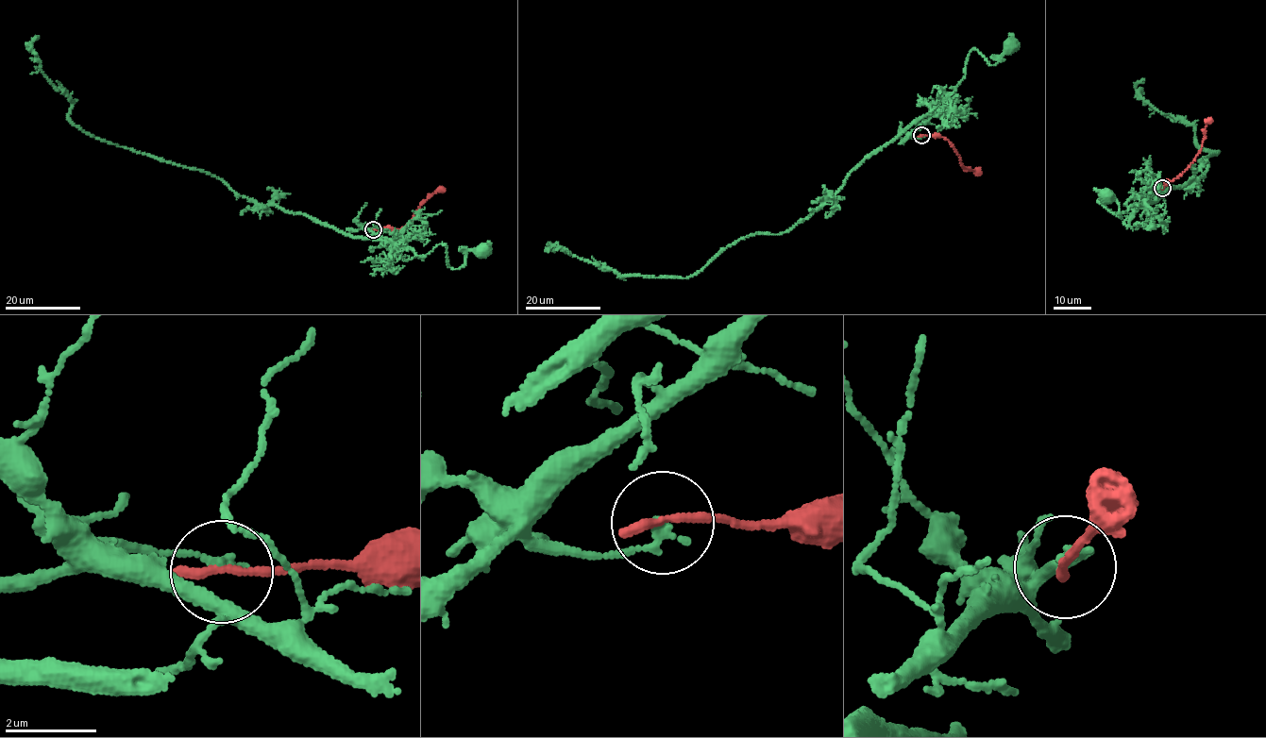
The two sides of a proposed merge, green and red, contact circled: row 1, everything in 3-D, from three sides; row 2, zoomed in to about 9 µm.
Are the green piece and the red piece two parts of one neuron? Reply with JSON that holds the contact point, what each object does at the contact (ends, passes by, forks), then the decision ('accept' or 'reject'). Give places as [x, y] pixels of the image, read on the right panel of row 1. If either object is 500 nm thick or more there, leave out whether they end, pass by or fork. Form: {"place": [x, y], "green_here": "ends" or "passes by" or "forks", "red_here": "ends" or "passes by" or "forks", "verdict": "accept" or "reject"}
{"place": [1162, 188], "green_here": "ends", "red_here": "ends", "verdict": "reject"}

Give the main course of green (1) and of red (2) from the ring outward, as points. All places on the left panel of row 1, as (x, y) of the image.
1: (373, 228), (362, 227), (418, 256), (446, 245), (447, 261), (453, 269), (464, 264), (468, 251), (482, 253)
2: (373, 229), (400, 229), (433, 193), (444, 189)

